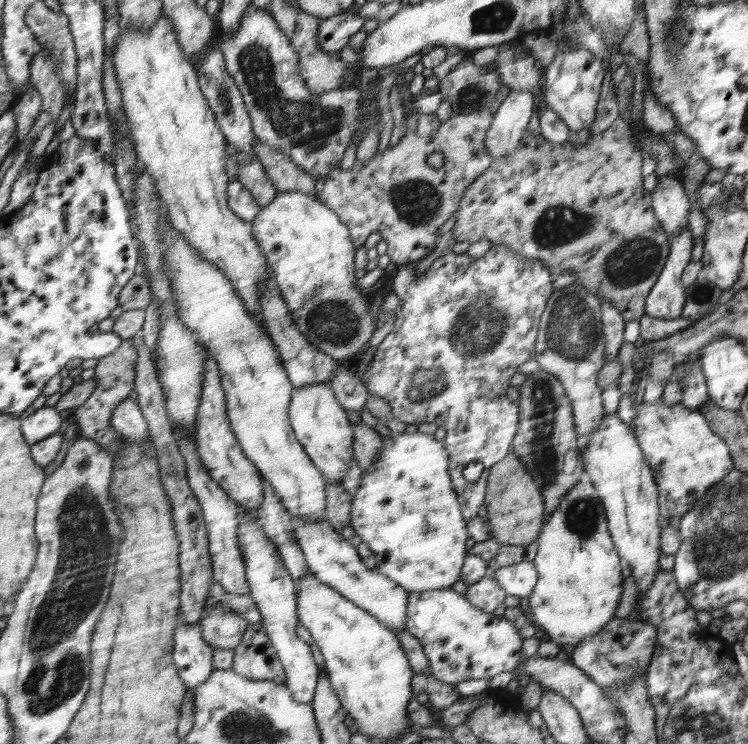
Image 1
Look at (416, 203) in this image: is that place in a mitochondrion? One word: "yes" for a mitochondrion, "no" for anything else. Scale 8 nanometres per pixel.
yes

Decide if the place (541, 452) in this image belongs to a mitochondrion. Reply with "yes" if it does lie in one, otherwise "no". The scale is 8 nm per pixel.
yes

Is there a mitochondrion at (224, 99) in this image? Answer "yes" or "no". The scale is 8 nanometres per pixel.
yes

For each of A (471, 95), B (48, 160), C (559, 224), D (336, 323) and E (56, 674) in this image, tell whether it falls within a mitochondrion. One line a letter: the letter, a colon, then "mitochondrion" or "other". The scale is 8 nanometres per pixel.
A: mitochondrion
B: other
C: mitochondrion
D: mitochondrion
E: mitochondrion

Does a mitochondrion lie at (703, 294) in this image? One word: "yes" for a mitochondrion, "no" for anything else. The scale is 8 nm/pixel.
yes

